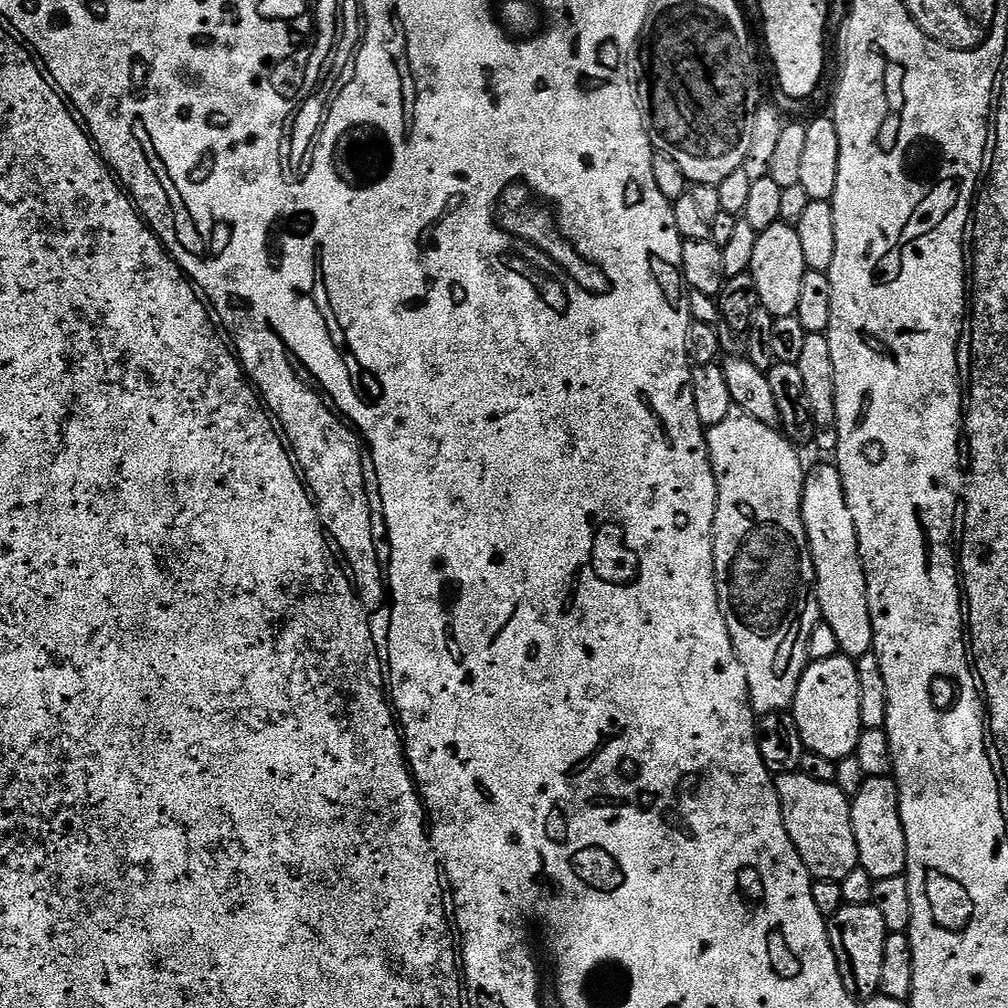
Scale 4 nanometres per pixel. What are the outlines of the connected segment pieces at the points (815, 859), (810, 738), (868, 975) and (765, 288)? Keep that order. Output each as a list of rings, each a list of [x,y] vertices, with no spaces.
[[[807,771],[782,772],[775,777],[776,789],[780,795],[780,808],[784,811],[784,825],[808,868],[808,873],[816,880],[842,881],[846,874],[850,874],[860,863],[858,842],[854,838],[852,825],[852,802],[848,795],[835,782],[827,784],[815,780]]]
[[[837,654],[825,660],[813,659],[804,669],[790,711],[798,722],[798,730],[809,753],[837,762],[855,753],[860,735],[865,729],[856,665],[857,661],[853,657]]]
[[[873,903],[862,906],[845,904],[831,916],[828,937],[832,939],[832,948],[836,952],[840,977],[853,996],[867,998],[881,991],[882,968],[889,935],[886,918],[882,918],[882,910],[878,910]]]
[[[774,223],[765,232],[757,235],[750,271],[758,286],[760,304],[773,318],[796,315],[802,298],[804,275],[810,269],[806,262],[806,254],[803,253],[802,238],[791,223]]]

